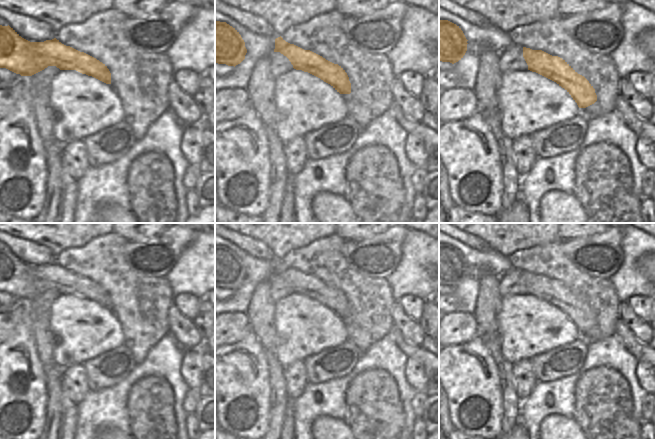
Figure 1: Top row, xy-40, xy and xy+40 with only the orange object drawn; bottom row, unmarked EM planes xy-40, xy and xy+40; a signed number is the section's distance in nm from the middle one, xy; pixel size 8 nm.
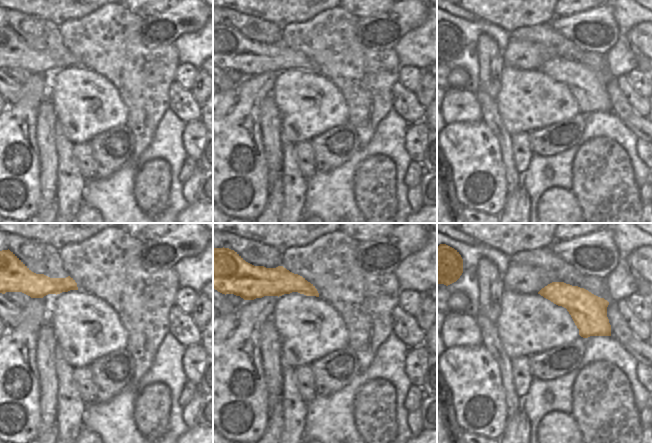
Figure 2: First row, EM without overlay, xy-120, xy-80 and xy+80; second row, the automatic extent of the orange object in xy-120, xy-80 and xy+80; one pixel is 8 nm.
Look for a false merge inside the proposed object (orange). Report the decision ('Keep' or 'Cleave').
Keep

